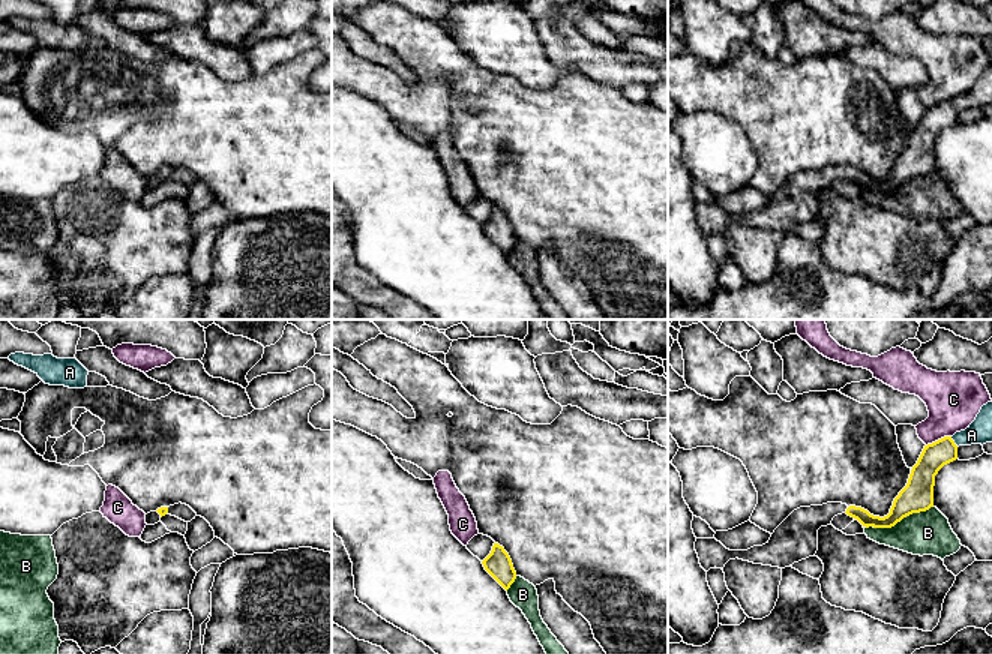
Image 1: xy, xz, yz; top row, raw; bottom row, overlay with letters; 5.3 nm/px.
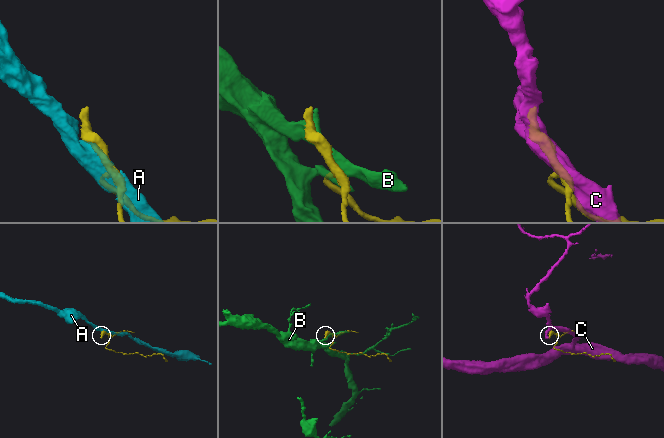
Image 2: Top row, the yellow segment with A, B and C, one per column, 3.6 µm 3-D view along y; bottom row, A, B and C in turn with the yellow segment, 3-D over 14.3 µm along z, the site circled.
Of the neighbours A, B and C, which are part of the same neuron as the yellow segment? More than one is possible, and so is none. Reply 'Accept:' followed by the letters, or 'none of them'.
Accept: none of them

